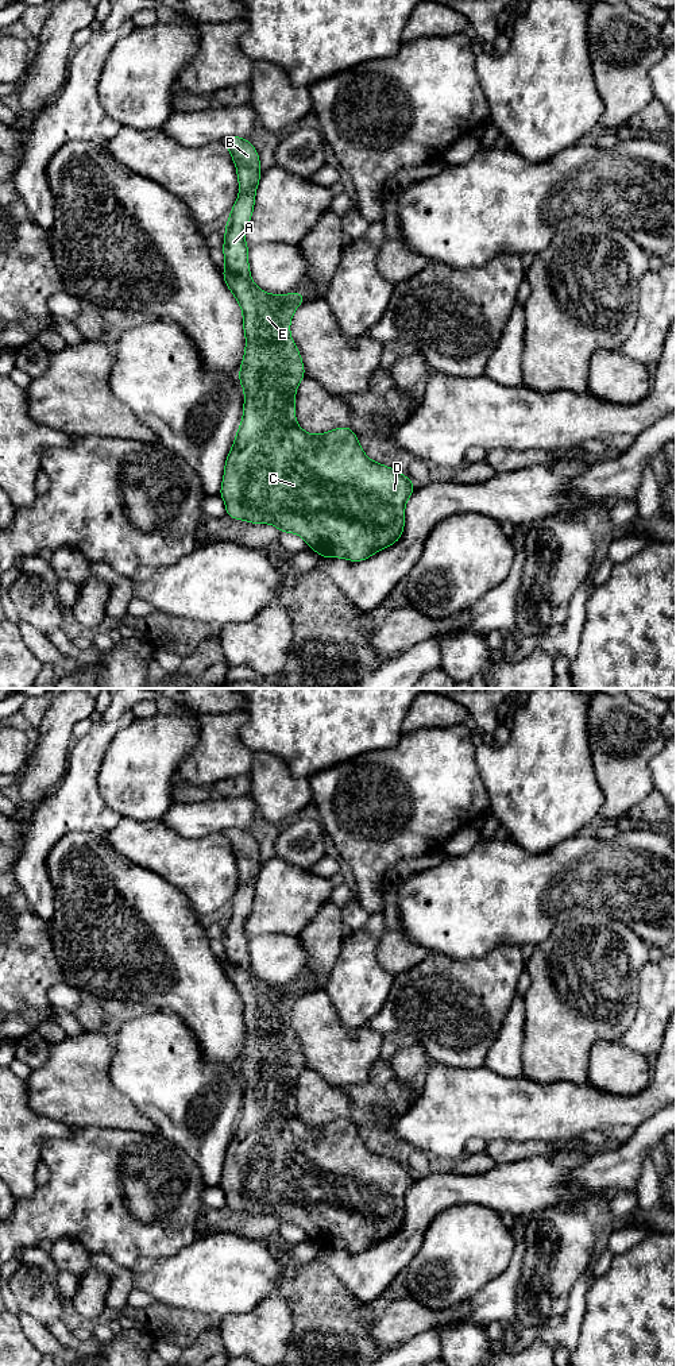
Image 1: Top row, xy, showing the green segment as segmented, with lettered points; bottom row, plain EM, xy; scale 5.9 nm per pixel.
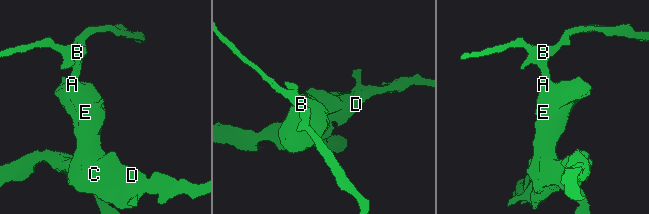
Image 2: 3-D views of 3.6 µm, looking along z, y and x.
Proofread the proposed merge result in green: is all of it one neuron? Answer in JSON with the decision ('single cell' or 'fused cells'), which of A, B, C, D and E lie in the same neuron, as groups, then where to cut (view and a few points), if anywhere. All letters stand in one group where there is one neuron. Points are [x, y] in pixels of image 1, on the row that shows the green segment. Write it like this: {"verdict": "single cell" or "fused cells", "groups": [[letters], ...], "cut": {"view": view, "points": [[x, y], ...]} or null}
{"verdict": "single cell", "groups": [["A", "B", "C", "D", "E"]], "cut": null}

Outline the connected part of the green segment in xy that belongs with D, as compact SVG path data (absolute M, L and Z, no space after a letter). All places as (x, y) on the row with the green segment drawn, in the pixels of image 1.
M229 136L221 142L232 155L239 180L239 197L224 229L225 243L221 251L225 256L225 267L223 277L243 312L246 350L239 373L239 382L244 390L243 420L225 460L219 495L224 499L227 516L231 518L252 524L271 524L281 533L297 533L321 557L366 560L401 539L405 526L405 505L416 486L409 476L368 459L349 427L336 428L322 435L310 435L297 424L294 398L297 387L305 377L305 368L290 335L290 321L306 296L301 292L269 294L254 283L250 274L244 229L252 217L255 193L262 175L259 154L244 138Z

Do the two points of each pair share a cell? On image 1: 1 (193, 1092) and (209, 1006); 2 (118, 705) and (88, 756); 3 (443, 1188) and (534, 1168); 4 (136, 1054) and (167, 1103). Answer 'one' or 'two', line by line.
1: two
2: one
3: one
4: one

